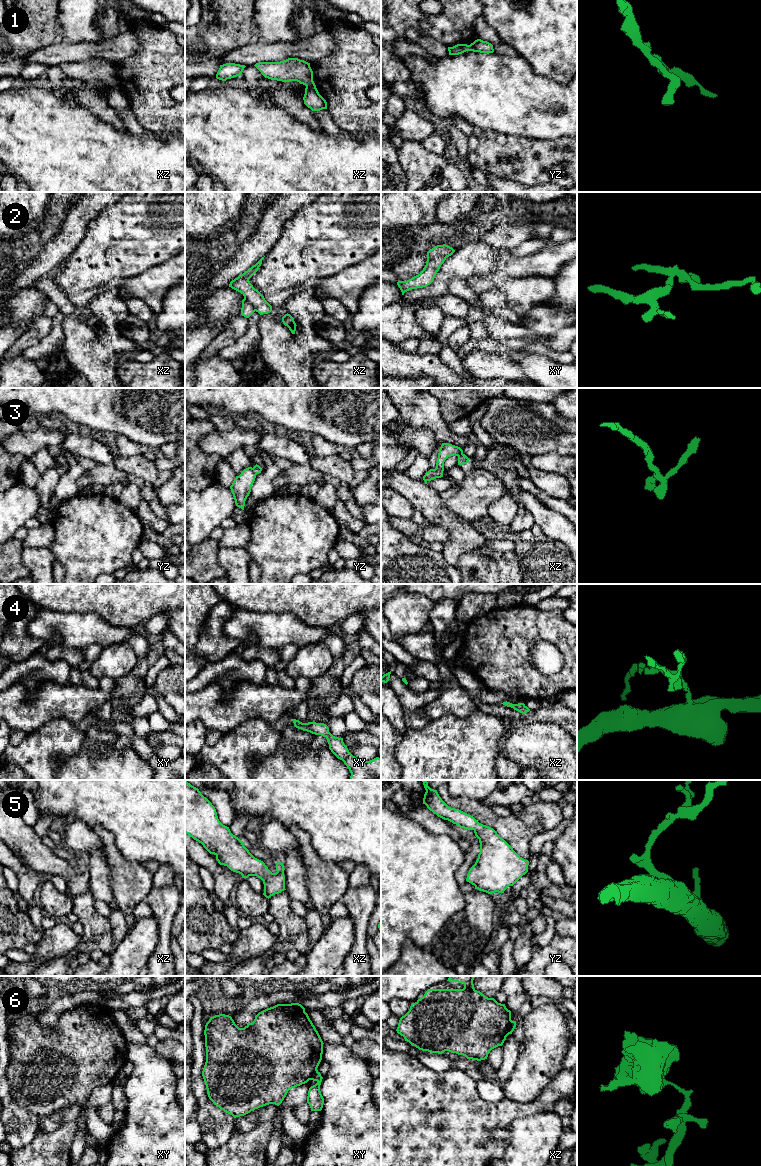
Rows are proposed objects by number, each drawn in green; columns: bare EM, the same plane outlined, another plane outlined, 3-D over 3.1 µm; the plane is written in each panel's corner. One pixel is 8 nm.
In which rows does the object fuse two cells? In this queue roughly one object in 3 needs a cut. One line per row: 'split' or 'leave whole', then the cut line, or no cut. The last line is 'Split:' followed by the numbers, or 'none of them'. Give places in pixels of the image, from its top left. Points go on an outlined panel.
1: leave whole | no cut
2: leave whole | no cut
3: leave whole | no cut
4: leave whole | no cut
5: leave whole | no cut
6: split | xz (511, 1020), (509, 1033)
Split: 6

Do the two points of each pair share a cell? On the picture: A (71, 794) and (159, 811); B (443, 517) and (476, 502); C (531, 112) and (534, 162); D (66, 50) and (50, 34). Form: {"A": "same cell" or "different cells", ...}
{"A": "same cell", "B": "different cells", "C": "different cells", "D": "different cells"}

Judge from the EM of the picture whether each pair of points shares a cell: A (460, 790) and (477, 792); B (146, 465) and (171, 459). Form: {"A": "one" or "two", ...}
{"A": "one", "B": "two"}

